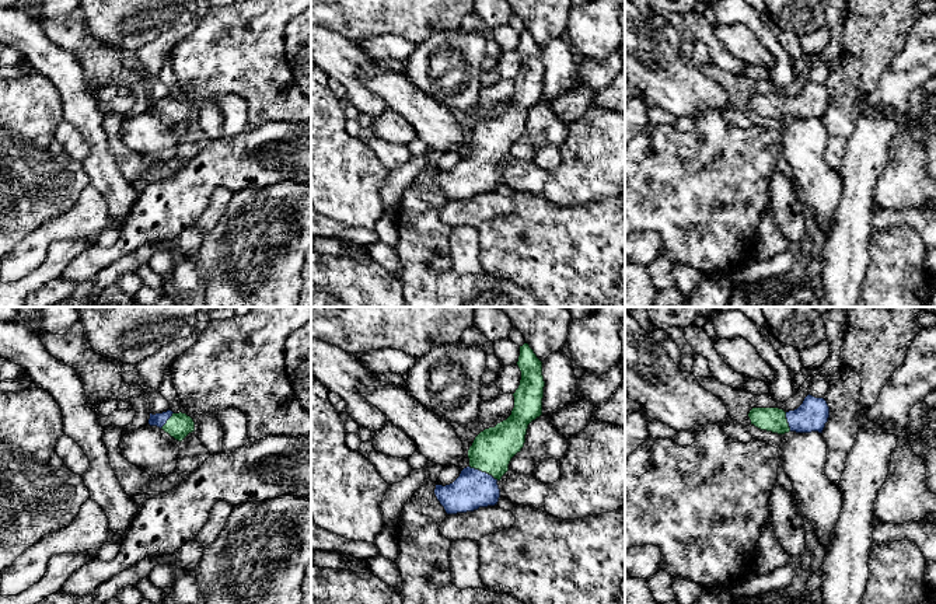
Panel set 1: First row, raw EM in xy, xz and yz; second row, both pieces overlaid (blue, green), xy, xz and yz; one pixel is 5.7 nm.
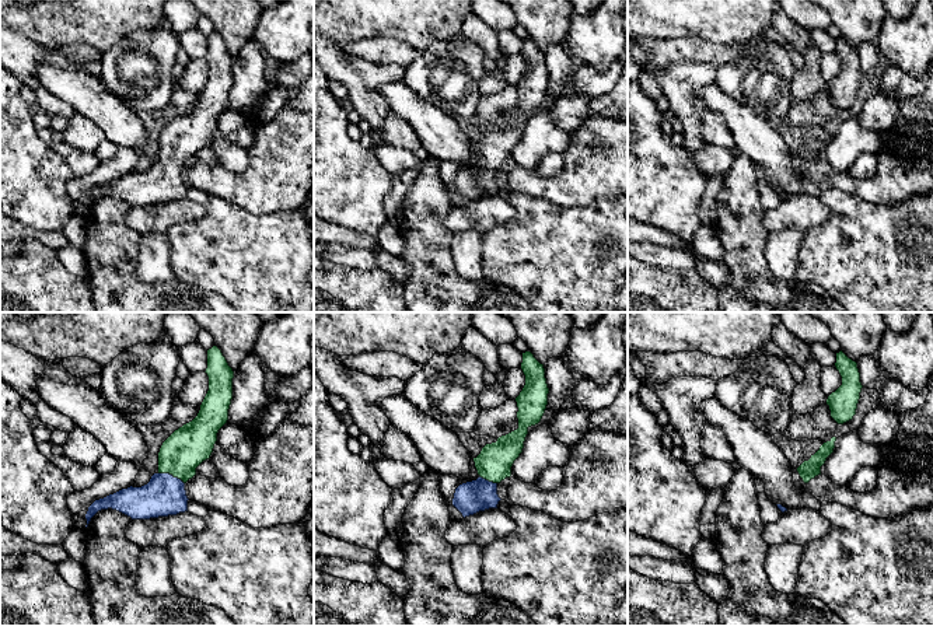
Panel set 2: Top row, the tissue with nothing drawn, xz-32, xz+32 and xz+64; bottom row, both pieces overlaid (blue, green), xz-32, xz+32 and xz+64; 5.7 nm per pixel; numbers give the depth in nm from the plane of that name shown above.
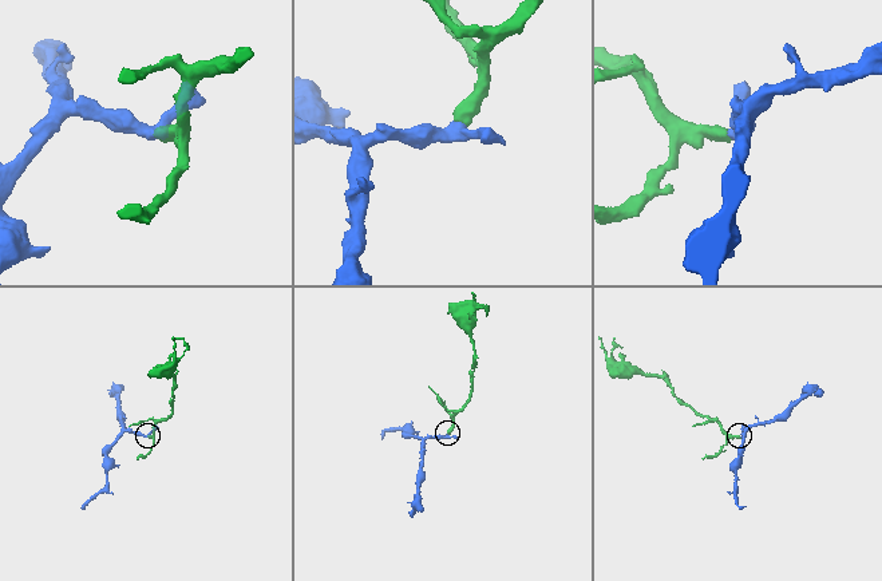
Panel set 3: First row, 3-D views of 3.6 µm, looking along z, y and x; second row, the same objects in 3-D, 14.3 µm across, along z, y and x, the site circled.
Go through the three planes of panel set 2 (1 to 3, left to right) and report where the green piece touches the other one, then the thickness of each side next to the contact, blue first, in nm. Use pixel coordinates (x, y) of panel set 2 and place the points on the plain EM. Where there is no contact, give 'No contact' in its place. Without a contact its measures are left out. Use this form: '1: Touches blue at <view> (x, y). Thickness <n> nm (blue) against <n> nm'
1: Touches blue at xz-32 (171, 161). Thickness 240 nm (blue) against 240 nm
2: Touches blue at xz+32 (488, 167). Thickness 190 nm (blue) against 200 nm
3: No contact

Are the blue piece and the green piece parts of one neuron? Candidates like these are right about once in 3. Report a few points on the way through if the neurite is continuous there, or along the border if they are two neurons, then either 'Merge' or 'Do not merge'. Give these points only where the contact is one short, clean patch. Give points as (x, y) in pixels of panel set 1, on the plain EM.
Path across: xz (472, 175), (484, 159), (492, 136). Merge

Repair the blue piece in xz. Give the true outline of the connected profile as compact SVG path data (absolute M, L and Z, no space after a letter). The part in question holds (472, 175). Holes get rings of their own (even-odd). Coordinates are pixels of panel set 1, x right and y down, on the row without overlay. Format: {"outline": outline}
{"outline": "M528 29L520 32L517 52L521 66L513 80L511 101L475 123L468 136L469 151L453 170L436 171L434 181L447 200L497 191L497 168L509 157L511 144L524 133L528 111L542 101L542 48Z"}

